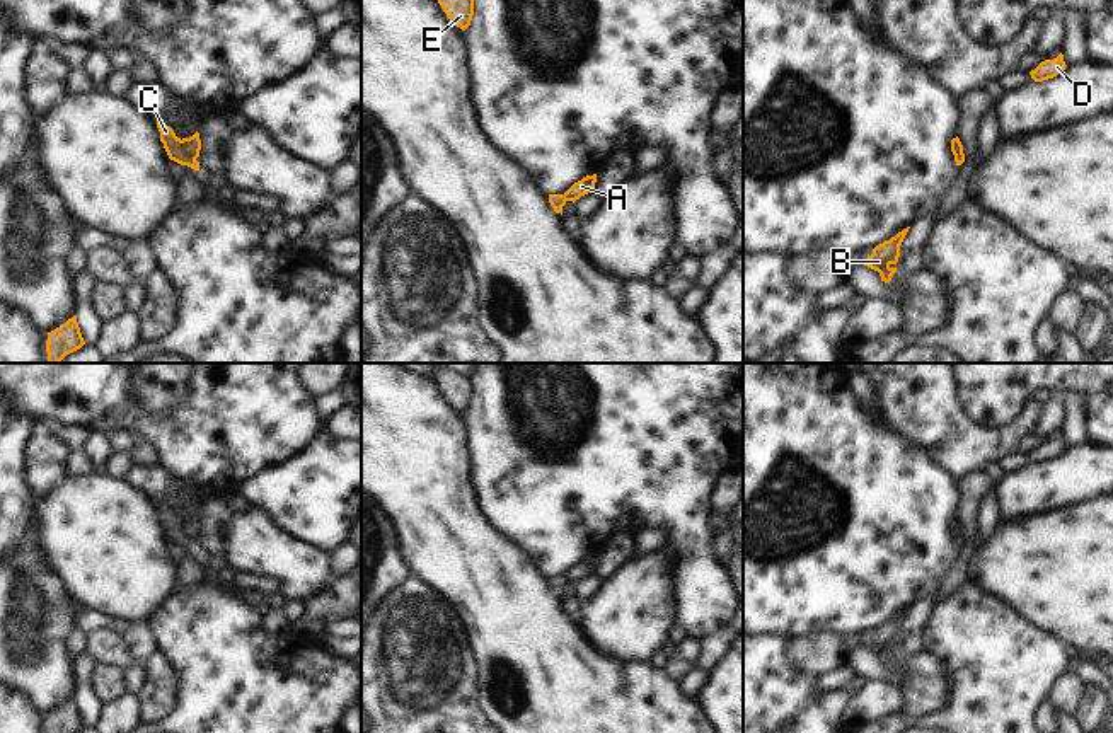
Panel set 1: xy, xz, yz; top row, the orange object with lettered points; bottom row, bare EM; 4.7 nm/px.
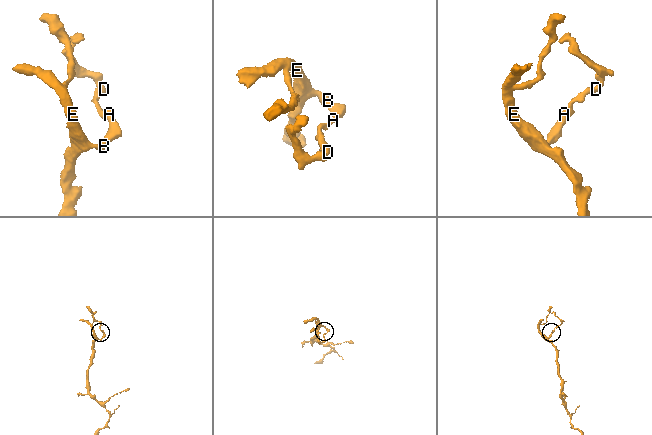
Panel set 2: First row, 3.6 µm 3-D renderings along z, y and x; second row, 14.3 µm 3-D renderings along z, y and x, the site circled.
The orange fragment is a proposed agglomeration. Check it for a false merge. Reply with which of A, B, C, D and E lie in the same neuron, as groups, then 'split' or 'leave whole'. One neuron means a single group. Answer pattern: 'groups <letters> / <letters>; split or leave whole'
groups A B E / C D; split

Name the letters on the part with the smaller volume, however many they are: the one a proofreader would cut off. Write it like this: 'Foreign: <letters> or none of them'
Foreign: C, D

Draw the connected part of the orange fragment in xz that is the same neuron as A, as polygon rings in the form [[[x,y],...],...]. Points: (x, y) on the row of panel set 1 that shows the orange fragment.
[[[597,174],[593,176],[586,176],[583,177],[581,181],[574,182],[564,194],[568,198],[568,201],[576,201],[580,199],[581,196],[588,194],[593,191],[595,188],[595,182],[597,182]]]

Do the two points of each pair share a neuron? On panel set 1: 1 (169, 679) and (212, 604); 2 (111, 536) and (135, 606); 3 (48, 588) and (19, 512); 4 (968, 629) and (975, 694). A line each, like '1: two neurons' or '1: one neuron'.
1: two neurons
2: one neuron
3: two neurons
4: one neuron

